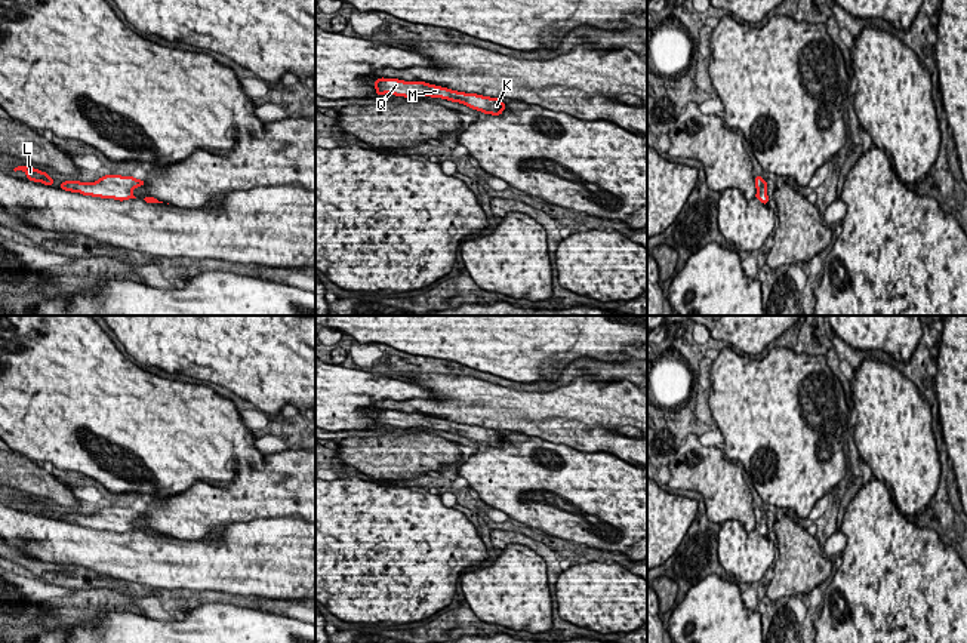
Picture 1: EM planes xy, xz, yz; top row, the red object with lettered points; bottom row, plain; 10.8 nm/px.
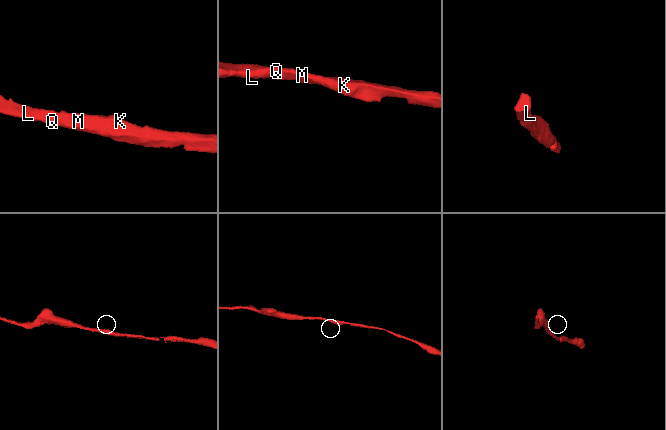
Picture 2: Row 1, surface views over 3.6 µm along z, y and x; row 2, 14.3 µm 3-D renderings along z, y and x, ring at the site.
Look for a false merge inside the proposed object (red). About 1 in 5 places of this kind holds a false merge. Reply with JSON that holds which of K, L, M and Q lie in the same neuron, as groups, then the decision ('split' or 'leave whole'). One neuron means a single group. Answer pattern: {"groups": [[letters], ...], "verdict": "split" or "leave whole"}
{"groups": [["K", "L", "M", "Q"]], "verdict": "leave whole"}

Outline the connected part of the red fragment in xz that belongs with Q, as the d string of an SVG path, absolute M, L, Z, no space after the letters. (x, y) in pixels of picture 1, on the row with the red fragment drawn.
M381 77L375 81L375 89L376 89L376 95L392 93L395 96L404 96L404 98L413 95L441 98L452 102L464 104L472 110L492 116L501 116L502 111L505 110L505 104L498 98L458 92L447 87L429 84L425 81L404 81L398 79Z

